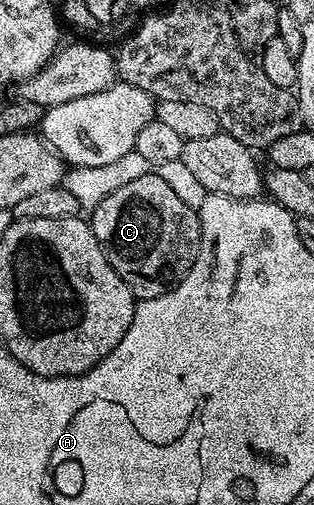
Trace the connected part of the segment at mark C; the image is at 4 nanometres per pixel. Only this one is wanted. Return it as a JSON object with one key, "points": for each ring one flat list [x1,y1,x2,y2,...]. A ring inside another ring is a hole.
{"points":[[151,171,144,178,136,178,128,182,128,186,120,186,104,198,92,209,88,216,90,229,102,244,108,262,124,278,124,282,134,292,138,300,156,298,173,288,178,281,183,280,190,267,196,262,198,252,202,249,202,227,198,221,195,209,184,206,180,198,172,191,172,186,164,182,155,172]]}

